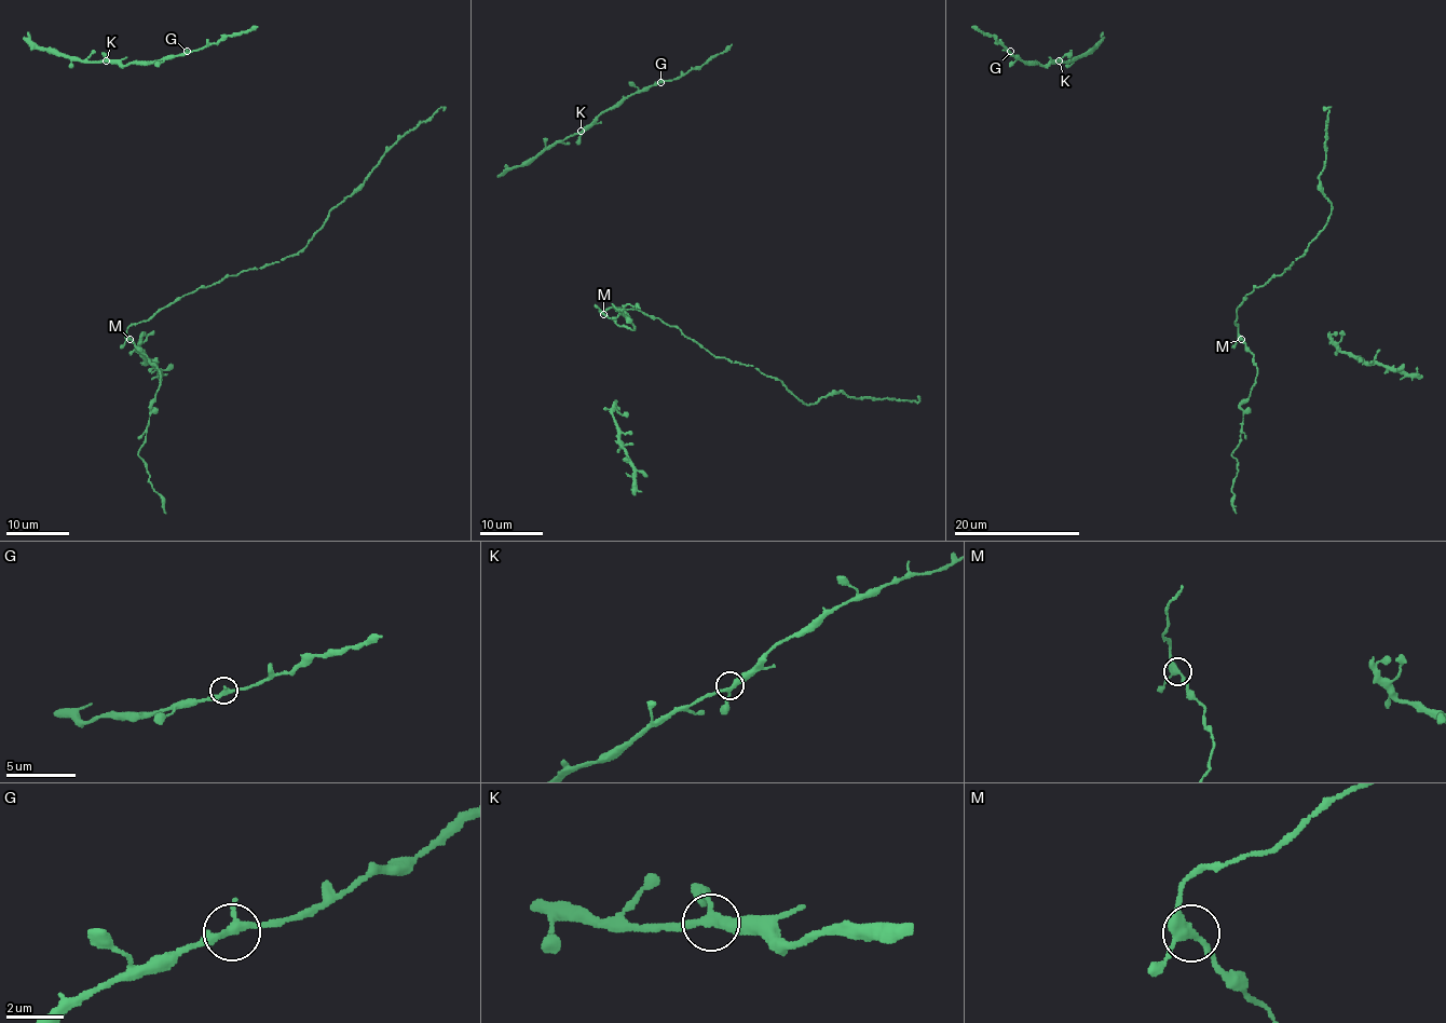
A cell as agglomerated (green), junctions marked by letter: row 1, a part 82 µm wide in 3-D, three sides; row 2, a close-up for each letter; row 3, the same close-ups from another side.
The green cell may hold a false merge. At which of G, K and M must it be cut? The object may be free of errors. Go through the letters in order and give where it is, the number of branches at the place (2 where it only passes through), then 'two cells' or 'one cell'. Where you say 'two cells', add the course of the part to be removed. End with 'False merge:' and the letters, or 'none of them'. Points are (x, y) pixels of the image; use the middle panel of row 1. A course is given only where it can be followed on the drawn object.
G: at (660, 82); 3 branches meet; one cell
K: at (581, 131); 3 branches meet; one cell
M: at (603, 314); 3 branches meet; one cell
False merge: none of them

